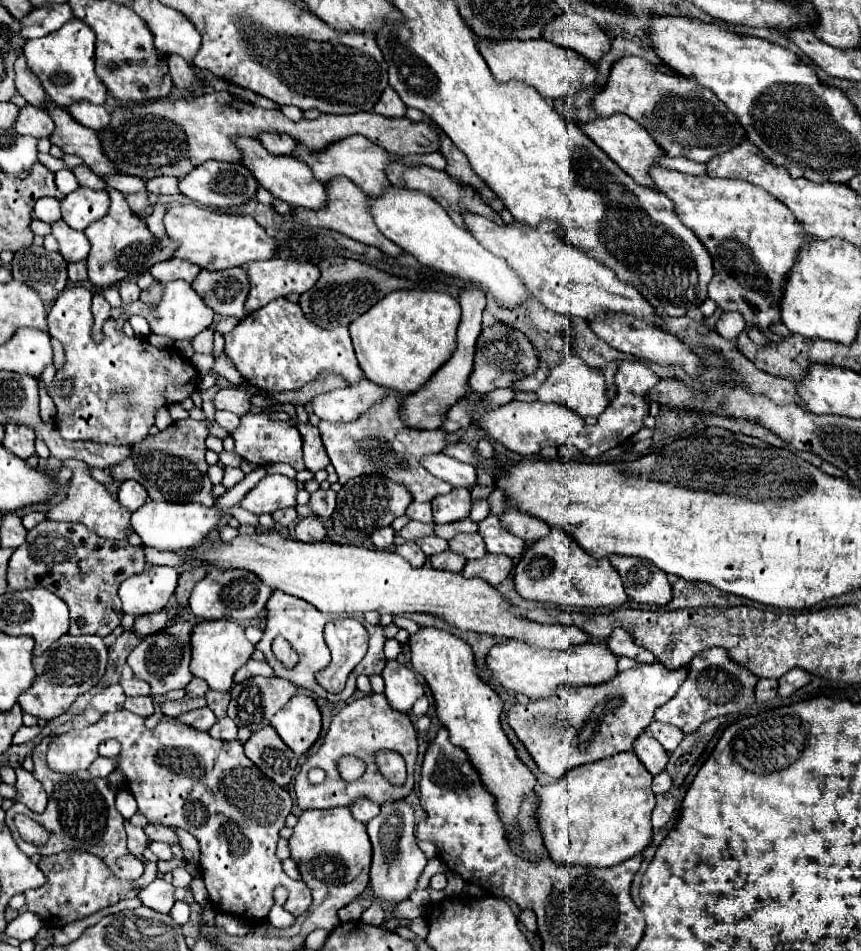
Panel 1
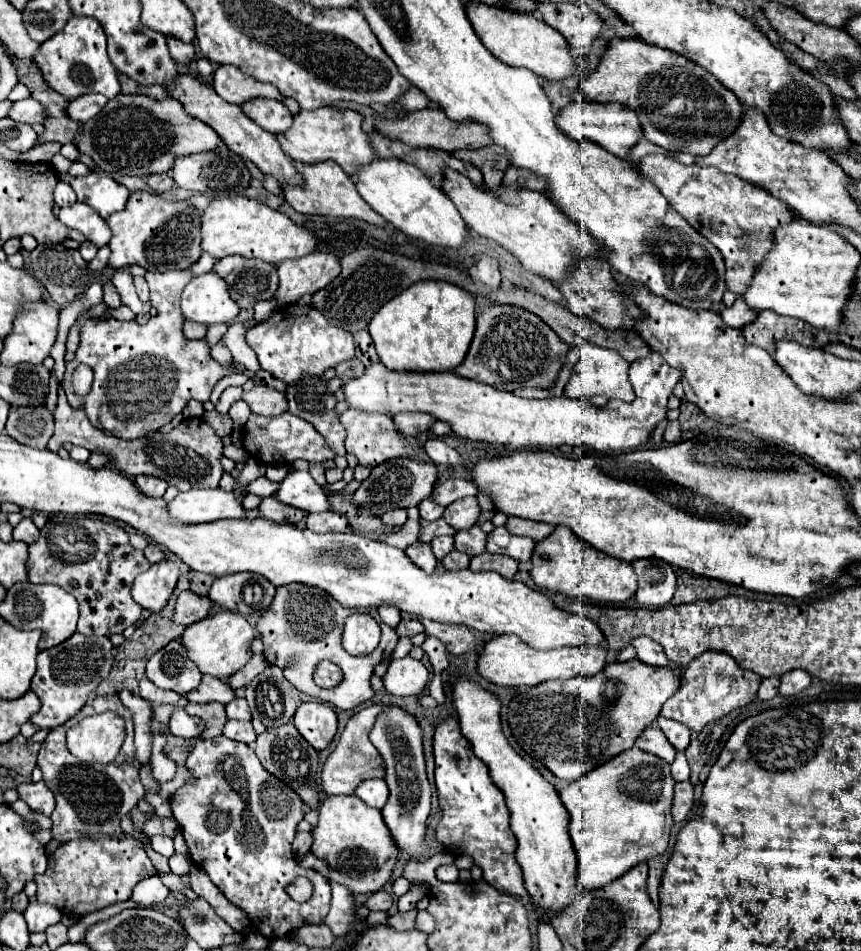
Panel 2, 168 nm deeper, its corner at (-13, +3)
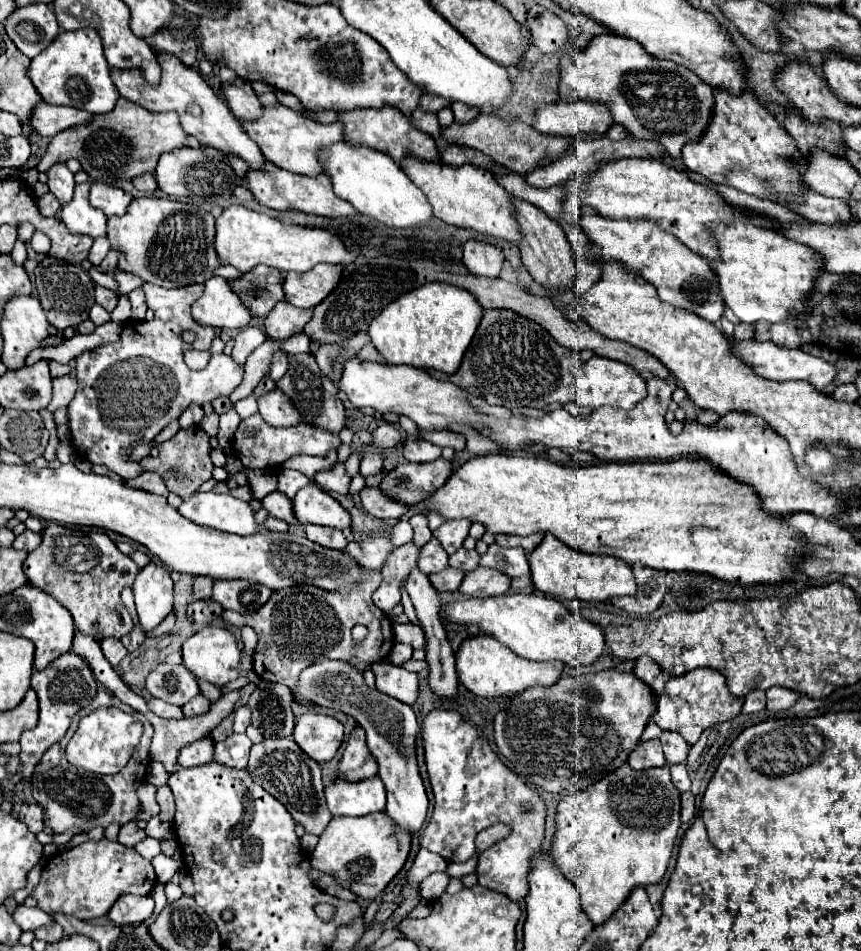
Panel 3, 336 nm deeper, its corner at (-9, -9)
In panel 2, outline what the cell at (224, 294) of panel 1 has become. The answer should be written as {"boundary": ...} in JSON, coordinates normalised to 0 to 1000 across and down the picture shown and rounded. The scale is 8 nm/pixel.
{"boundary":[[[269,268],[256,272],[249,279],[249,287],[260,291],[267,310],[281,325],[295,323],[304,314],[316,314],[323,304],[321,279],[309,274]]]}

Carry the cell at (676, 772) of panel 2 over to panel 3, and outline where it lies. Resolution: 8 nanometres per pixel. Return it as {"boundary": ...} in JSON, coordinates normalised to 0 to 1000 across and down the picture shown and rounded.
{"boundary":[[[794,802],[778,804],[778,815],[780,815],[780,823],[785,825],[787,832],[801,832],[801,817],[797,813],[797,804]]]}

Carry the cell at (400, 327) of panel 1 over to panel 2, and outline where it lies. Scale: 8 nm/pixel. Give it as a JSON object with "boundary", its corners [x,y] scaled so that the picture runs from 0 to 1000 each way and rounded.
{"boundary":[[[488,295],[439,325],[427,348],[441,380],[458,390],[525,390],[537,382],[553,344],[551,312],[520,295]]]}

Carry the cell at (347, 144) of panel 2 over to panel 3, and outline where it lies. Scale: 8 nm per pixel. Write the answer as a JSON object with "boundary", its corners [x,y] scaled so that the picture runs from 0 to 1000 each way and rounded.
{"boundary":[[[321,110],[321,113],[307,113],[309,119],[293,129],[283,129],[281,134],[286,136],[286,140],[300,150],[300,155],[304,157],[307,165],[332,178],[339,182],[348,182],[348,184],[358,184],[358,186],[367,186],[367,184],[376,184],[376,171],[372,169],[372,159],[376,159],[376,155],[397,148],[400,144],[400,131],[395,127],[383,129],[383,131],[374,131],[369,127],[355,125],[348,119],[330,113],[330,110]]]}

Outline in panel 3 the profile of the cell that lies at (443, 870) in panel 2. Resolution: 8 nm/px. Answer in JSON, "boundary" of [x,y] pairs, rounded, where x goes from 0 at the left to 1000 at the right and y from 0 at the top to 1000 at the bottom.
{"boundary":[[[502,918],[502,920],[497,920],[490,926],[490,935],[488,935],[490,945],[504,947],[511,941],[516,941],[518,939],[518,933],[520,933],[520,926],[523,926],[523,922],[518,918]]]}

